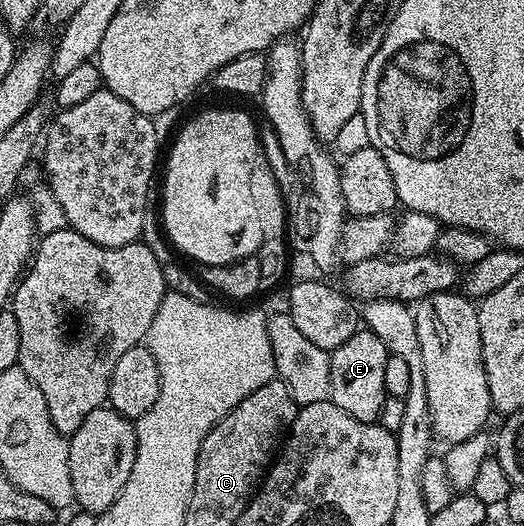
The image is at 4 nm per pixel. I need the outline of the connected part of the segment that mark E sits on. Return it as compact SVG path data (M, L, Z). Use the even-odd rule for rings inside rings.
M361 327L354 335L350 335L350 339L346 339L346 343L342 343L342 347L331 350L330 356L332 359L330 363L330 391L332 392L330 400L338 407L342 407L342 411L346 411L346 415L354 415L354 419L379 422L382 403L386 396L384 391L386 359L390 356L382 339L378 339L378 335L374 335L366 327Z

